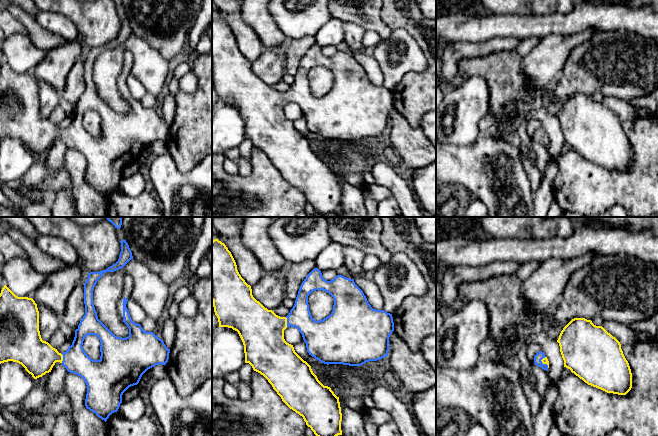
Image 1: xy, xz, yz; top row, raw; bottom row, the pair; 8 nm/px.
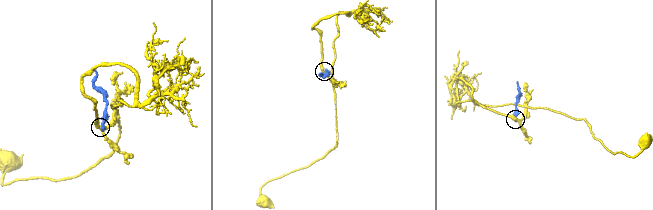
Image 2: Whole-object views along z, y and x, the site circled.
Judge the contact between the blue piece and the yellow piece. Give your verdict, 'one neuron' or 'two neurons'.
one neuron

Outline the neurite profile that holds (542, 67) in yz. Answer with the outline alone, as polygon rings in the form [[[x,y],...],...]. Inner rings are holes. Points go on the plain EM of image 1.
[[[590,29],[570,35],[552,34],[542,38],[533,50],[522,58],[528,87],[538,90],[556,83],[570,52],[595,33],[595,29]]]

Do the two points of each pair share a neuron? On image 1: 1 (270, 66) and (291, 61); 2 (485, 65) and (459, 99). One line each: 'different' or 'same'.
1: different
2: different

